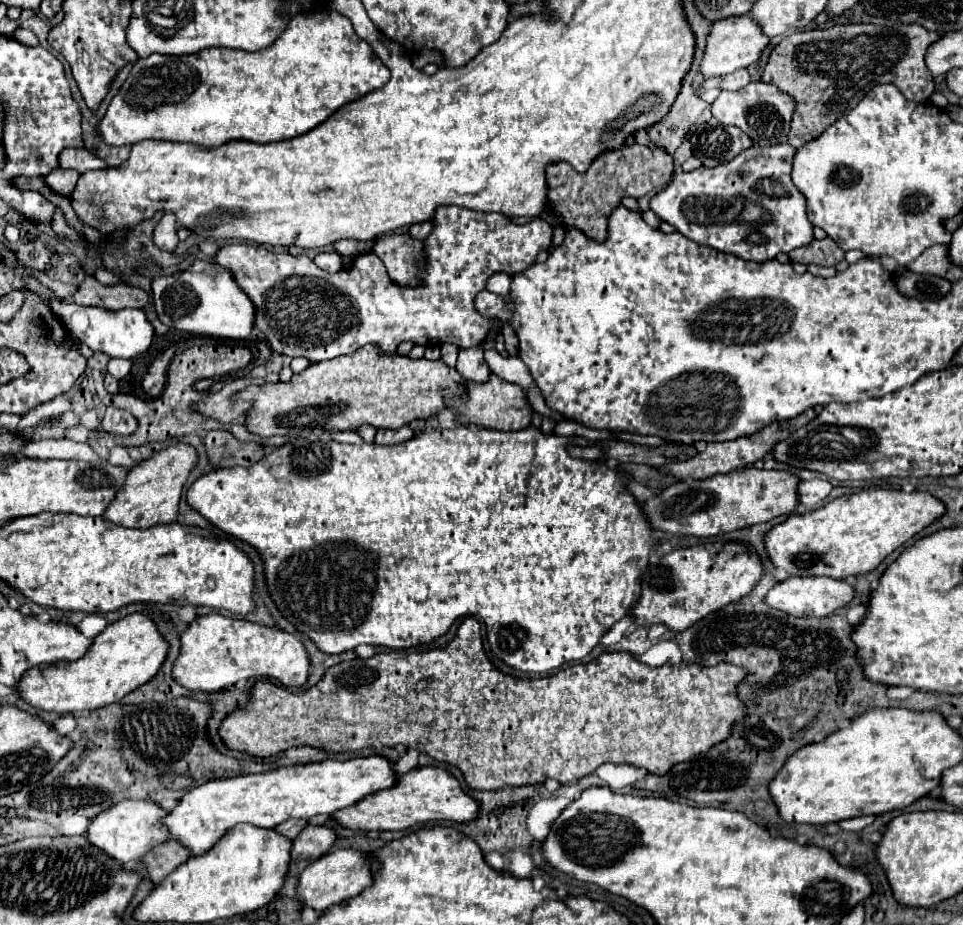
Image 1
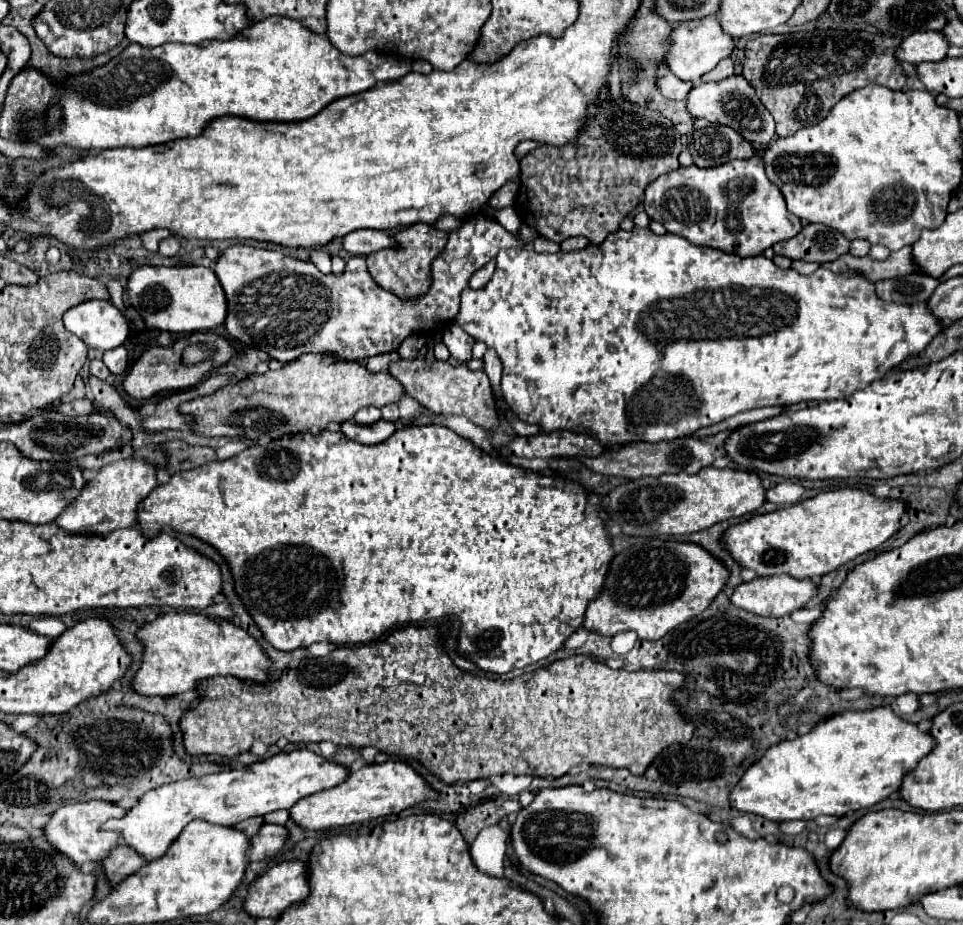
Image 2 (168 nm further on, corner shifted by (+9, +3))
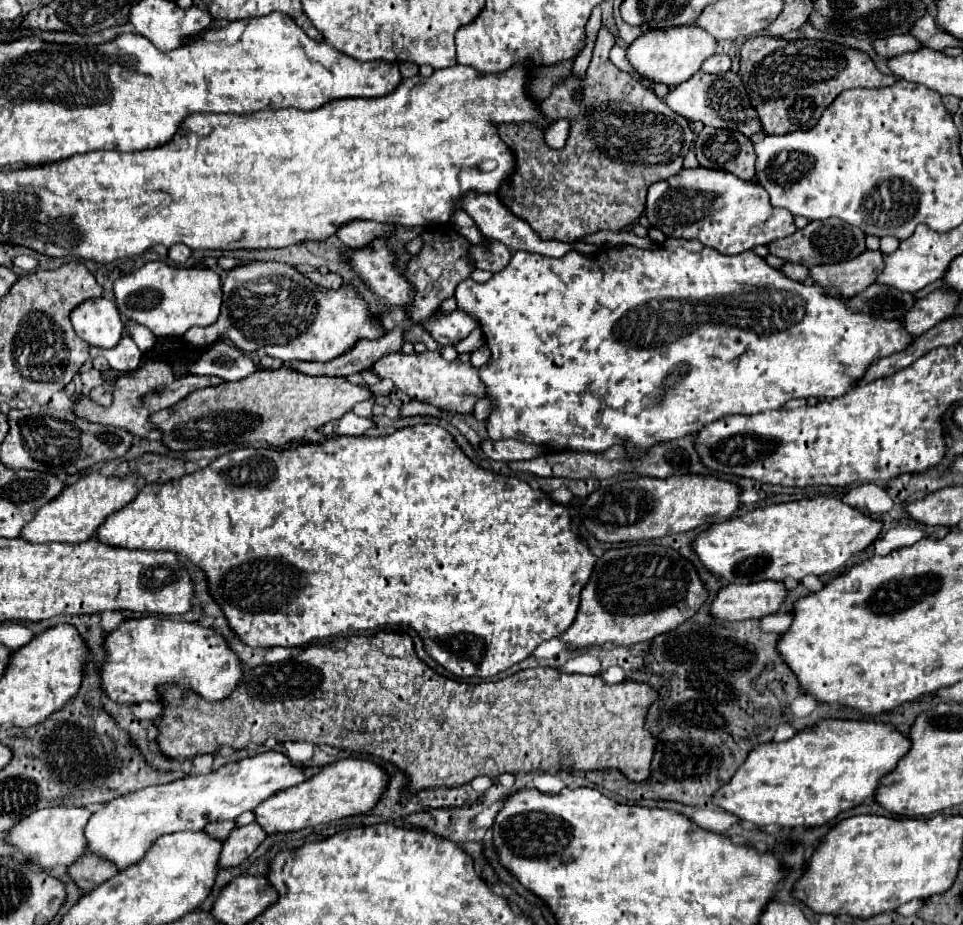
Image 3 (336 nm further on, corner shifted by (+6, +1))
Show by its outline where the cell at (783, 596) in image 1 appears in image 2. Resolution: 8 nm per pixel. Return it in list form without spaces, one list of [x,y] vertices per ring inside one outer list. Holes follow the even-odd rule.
[[[779,574],[777,578],[755,578],[751,582],[739,584],[733,590],[729,600],[733,602],[733,606],[737,606],[745,612],[759,614],[759,616],[789,616],[791,612],[803,608],[805,602],[815,594],[817,594],[817,586],[813,580],[809,580],[809,578],[797,580],[797,578],[789,578],[785,574]]]

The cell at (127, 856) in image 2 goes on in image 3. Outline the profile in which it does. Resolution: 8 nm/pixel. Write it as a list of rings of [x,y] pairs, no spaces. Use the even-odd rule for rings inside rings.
[[[88,852],[84,858],[80,858],[76,864],[72,864],[72,868],[68,868],[72,880],[84,890],[90,892],[94,890],[98,884],[114,878],[120,870],[116,868],[114,862],[108,862],[106,858],[100,858],[92,852]]]

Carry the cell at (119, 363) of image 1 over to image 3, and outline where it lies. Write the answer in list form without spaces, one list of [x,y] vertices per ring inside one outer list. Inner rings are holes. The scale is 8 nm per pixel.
[[[124,336],[118,346],[110,348],[110,350],[104,350],[102,354],[108,360],[108,364],[118,372],[134,372],[140,364],[140,358],[142,358],[140,348],[128,336]]]

